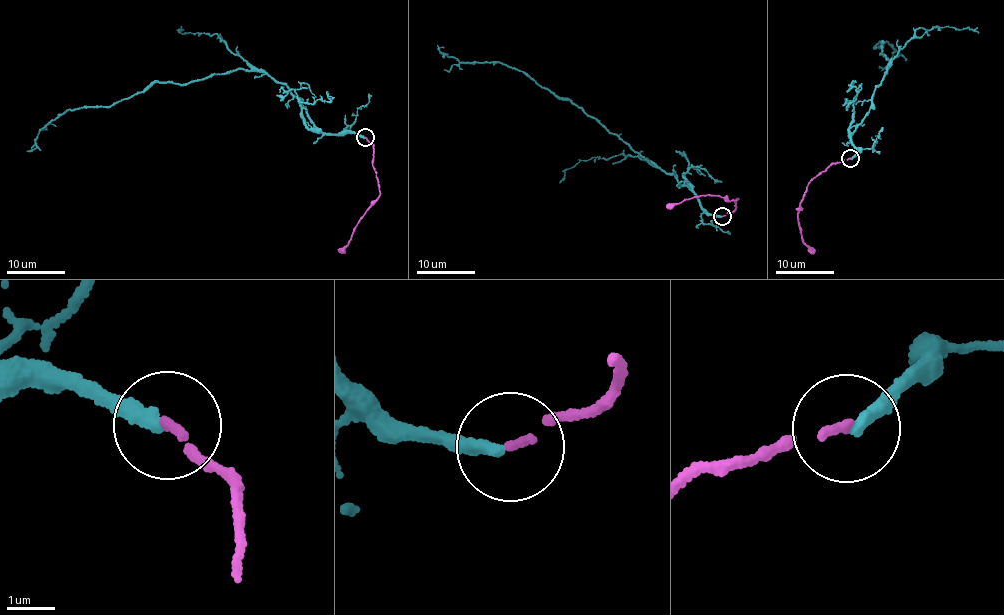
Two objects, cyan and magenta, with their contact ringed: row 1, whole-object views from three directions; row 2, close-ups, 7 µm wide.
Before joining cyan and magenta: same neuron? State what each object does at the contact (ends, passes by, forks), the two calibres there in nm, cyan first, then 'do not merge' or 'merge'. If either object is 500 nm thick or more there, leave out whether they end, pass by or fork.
cyan ends; magenta ends; calibres 280 and 160 nm; do not merge

